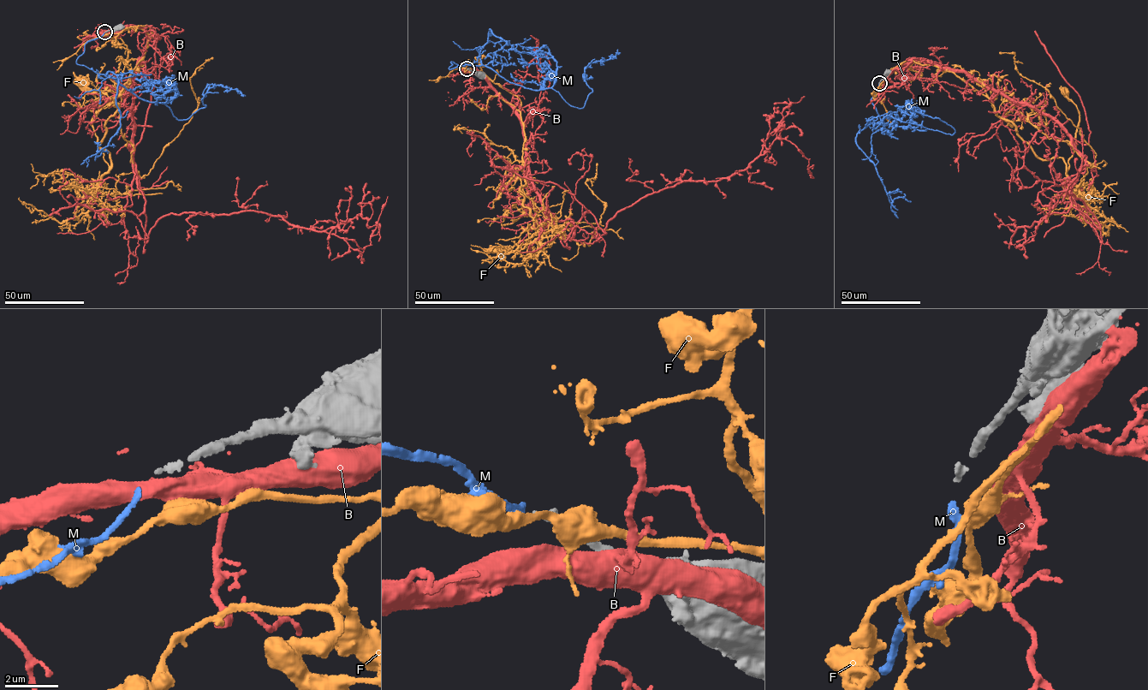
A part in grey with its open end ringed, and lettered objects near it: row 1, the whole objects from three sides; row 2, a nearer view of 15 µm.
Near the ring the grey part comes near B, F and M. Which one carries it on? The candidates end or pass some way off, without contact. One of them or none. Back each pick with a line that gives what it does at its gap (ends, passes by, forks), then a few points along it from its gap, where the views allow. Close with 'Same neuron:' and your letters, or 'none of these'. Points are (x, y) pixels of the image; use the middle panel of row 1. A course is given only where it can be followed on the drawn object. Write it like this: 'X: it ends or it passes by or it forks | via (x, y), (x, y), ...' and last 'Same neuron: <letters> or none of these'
M: it ends | via (466, 68), (452, 62), (449, 68), (485, 65), (582, 108), (592, 91), (584, 68), (617, 50)
Same neuron: M

